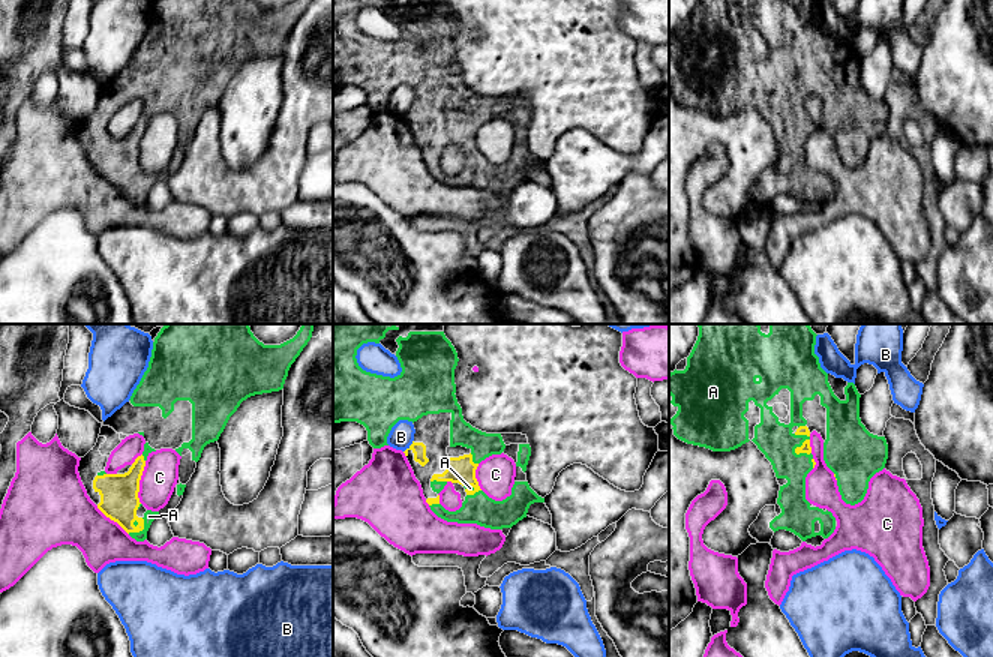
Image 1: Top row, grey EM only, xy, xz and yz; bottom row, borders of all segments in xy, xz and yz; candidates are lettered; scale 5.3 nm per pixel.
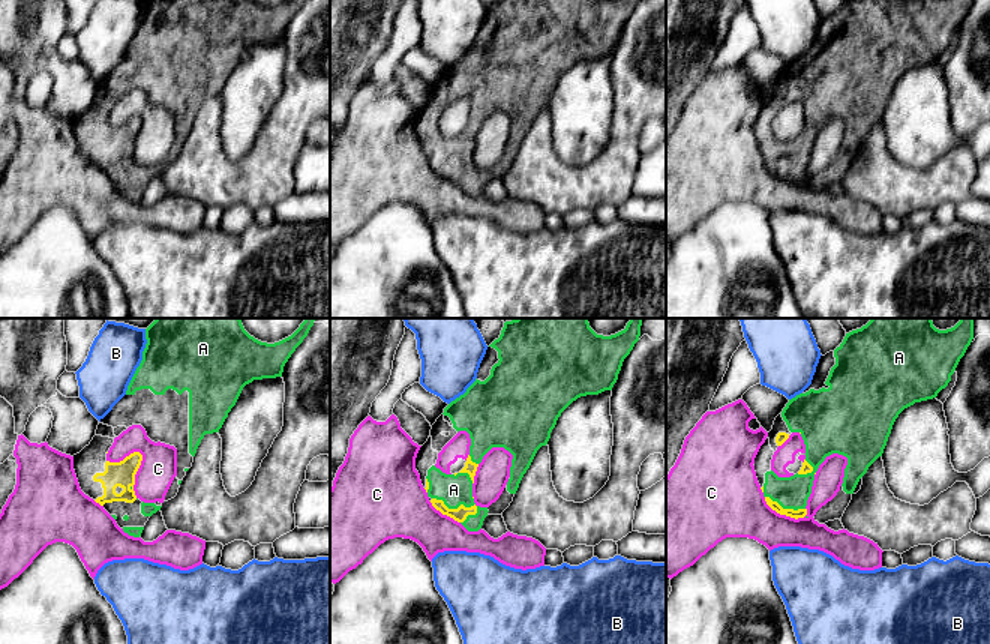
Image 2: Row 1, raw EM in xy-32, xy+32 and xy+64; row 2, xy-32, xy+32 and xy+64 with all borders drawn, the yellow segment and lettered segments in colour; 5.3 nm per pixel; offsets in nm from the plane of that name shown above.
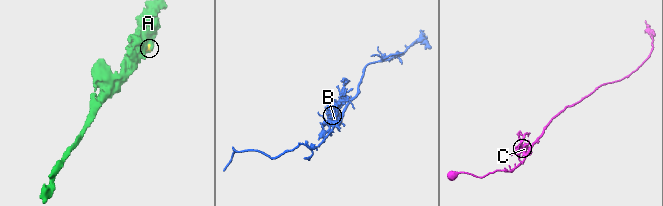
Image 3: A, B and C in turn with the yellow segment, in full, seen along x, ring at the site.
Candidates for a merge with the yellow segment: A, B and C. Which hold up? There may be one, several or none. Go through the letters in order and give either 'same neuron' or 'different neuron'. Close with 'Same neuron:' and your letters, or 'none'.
A: same neuron
B: different neuron
C: different neuron
Same neuron: A

